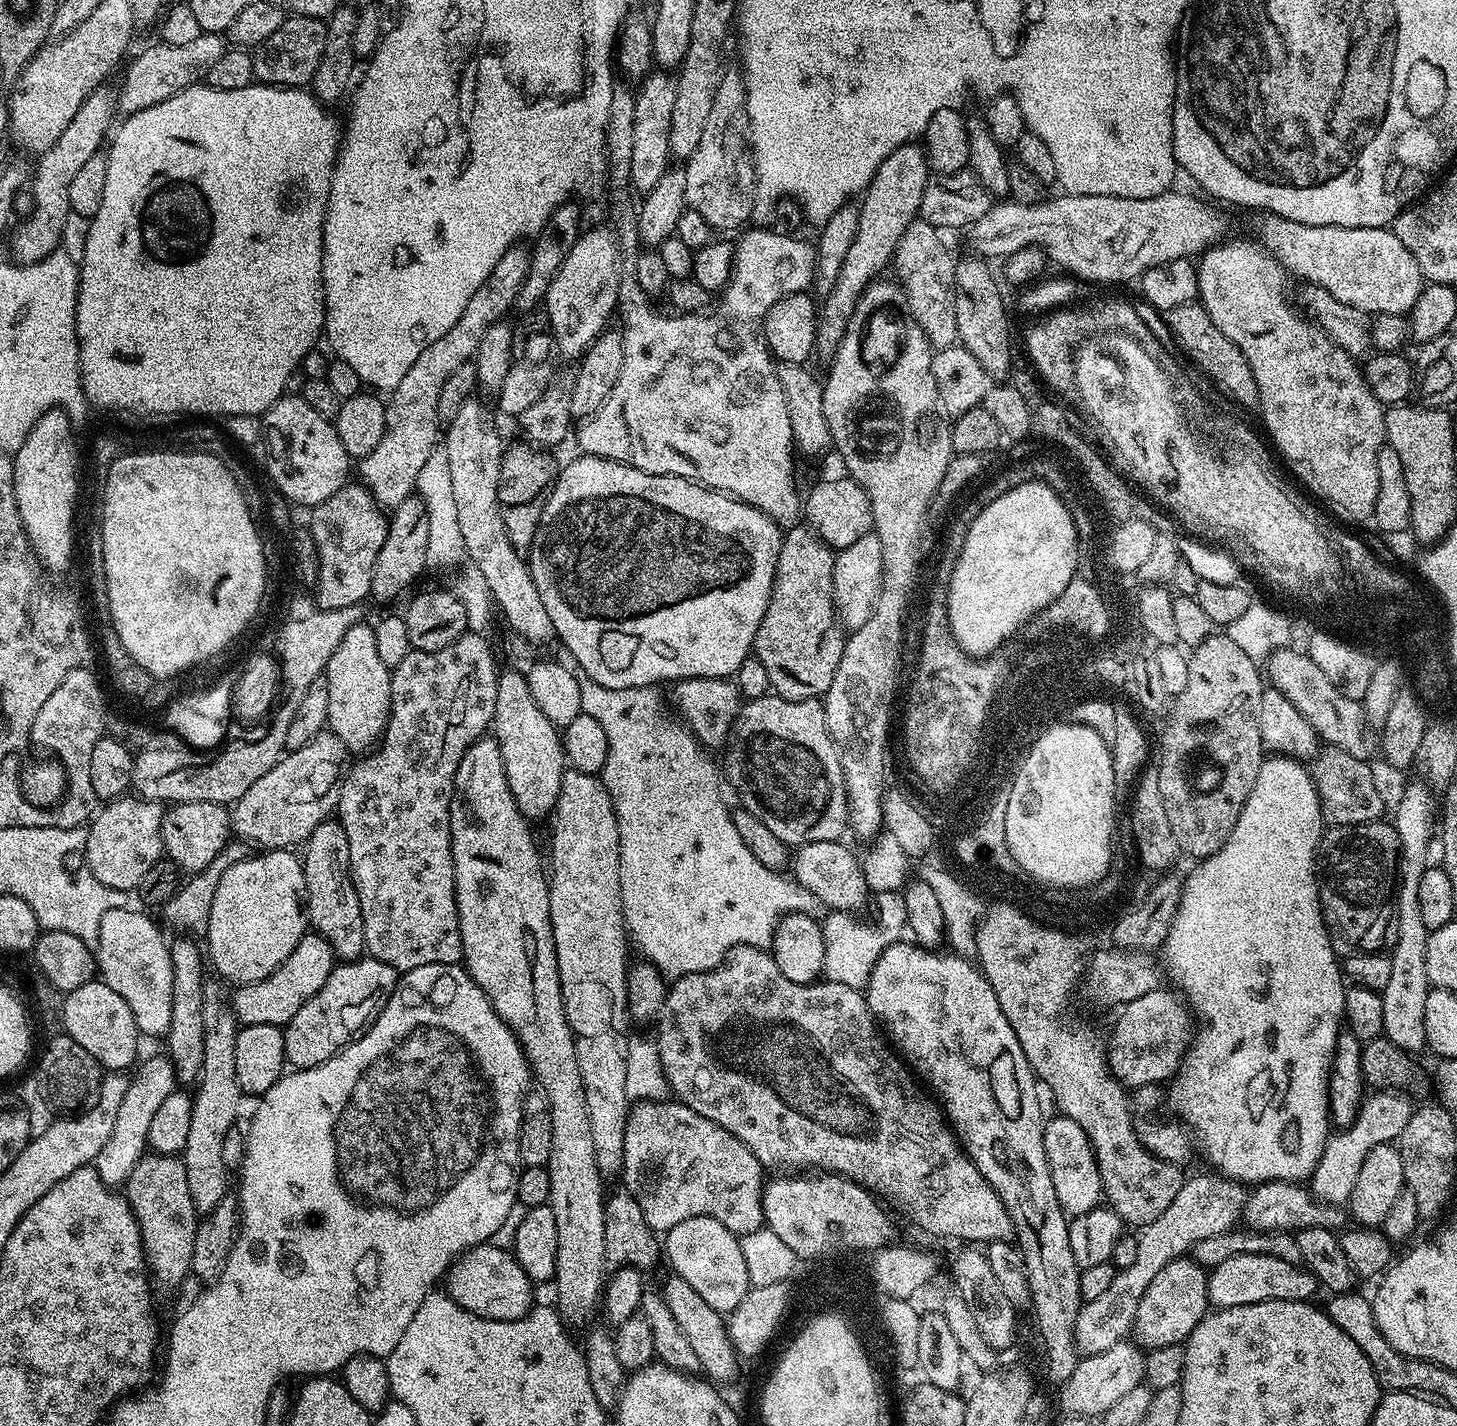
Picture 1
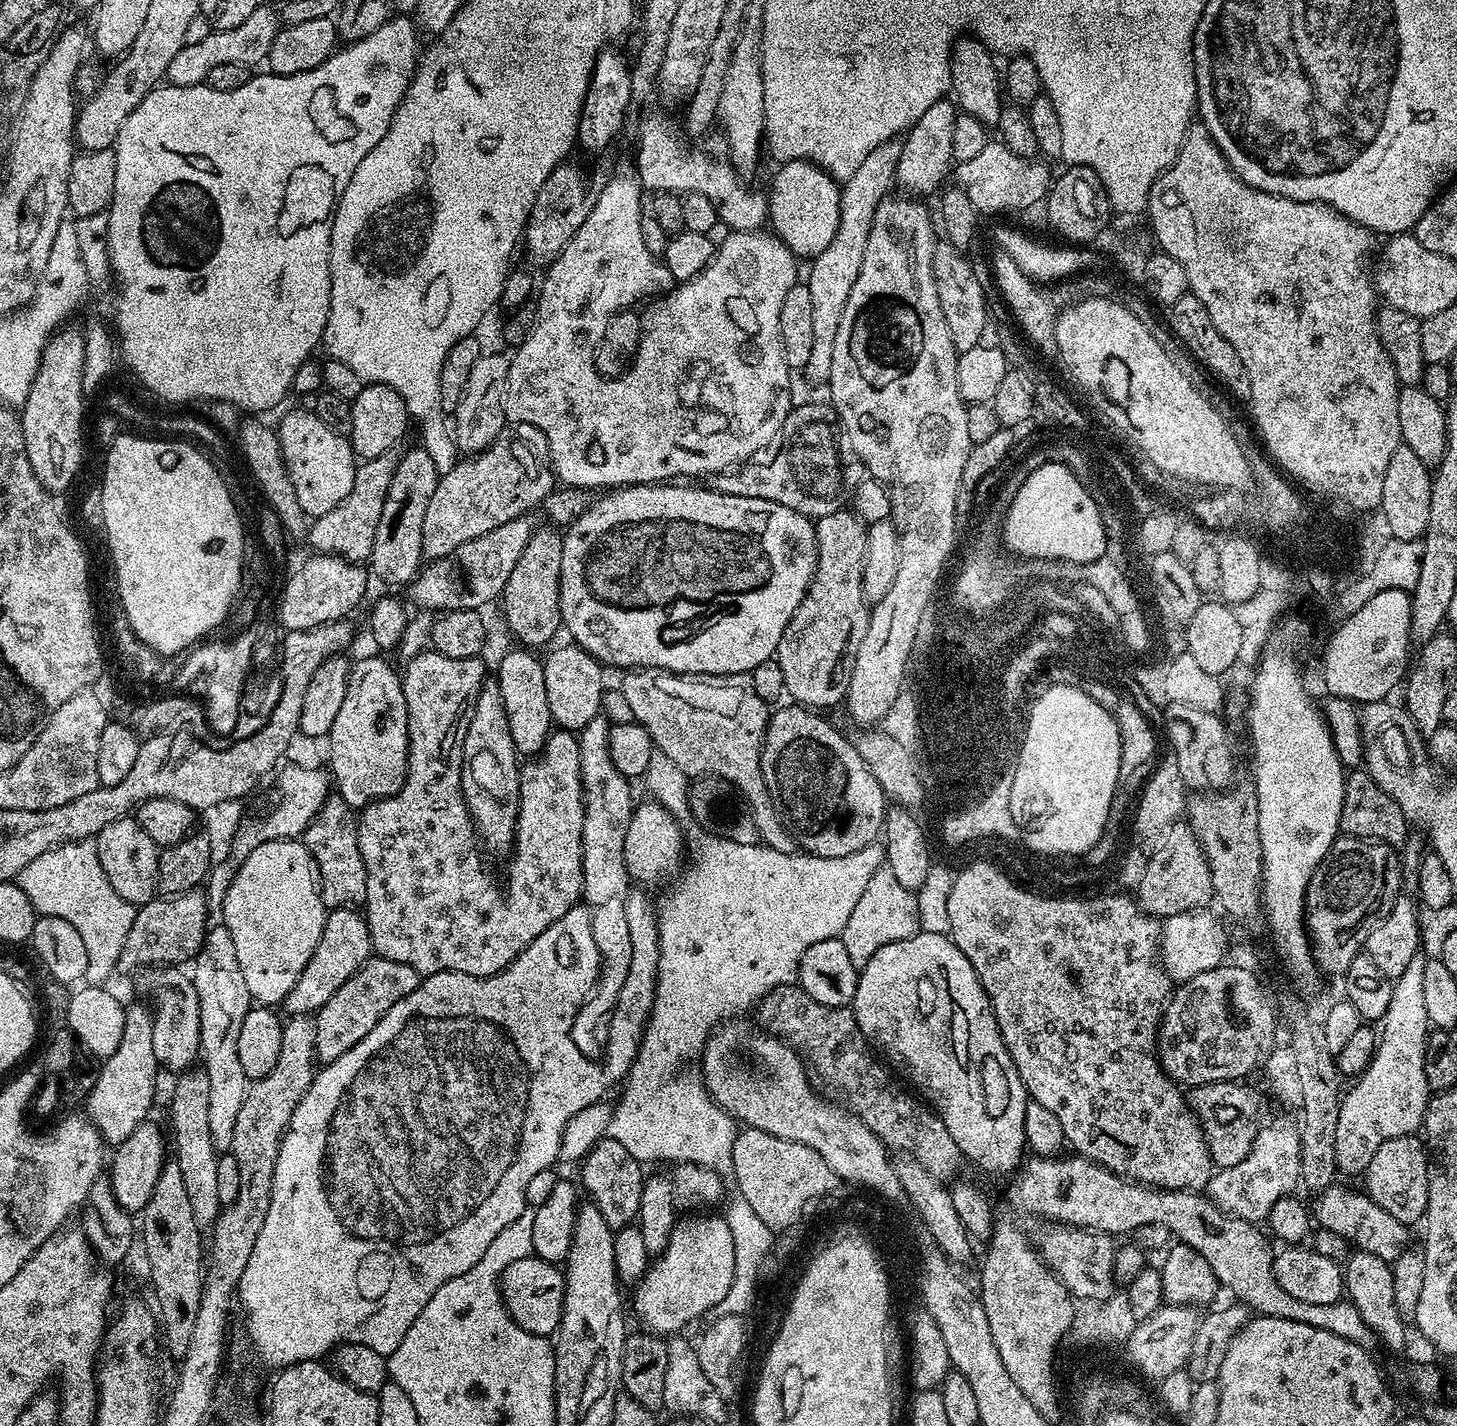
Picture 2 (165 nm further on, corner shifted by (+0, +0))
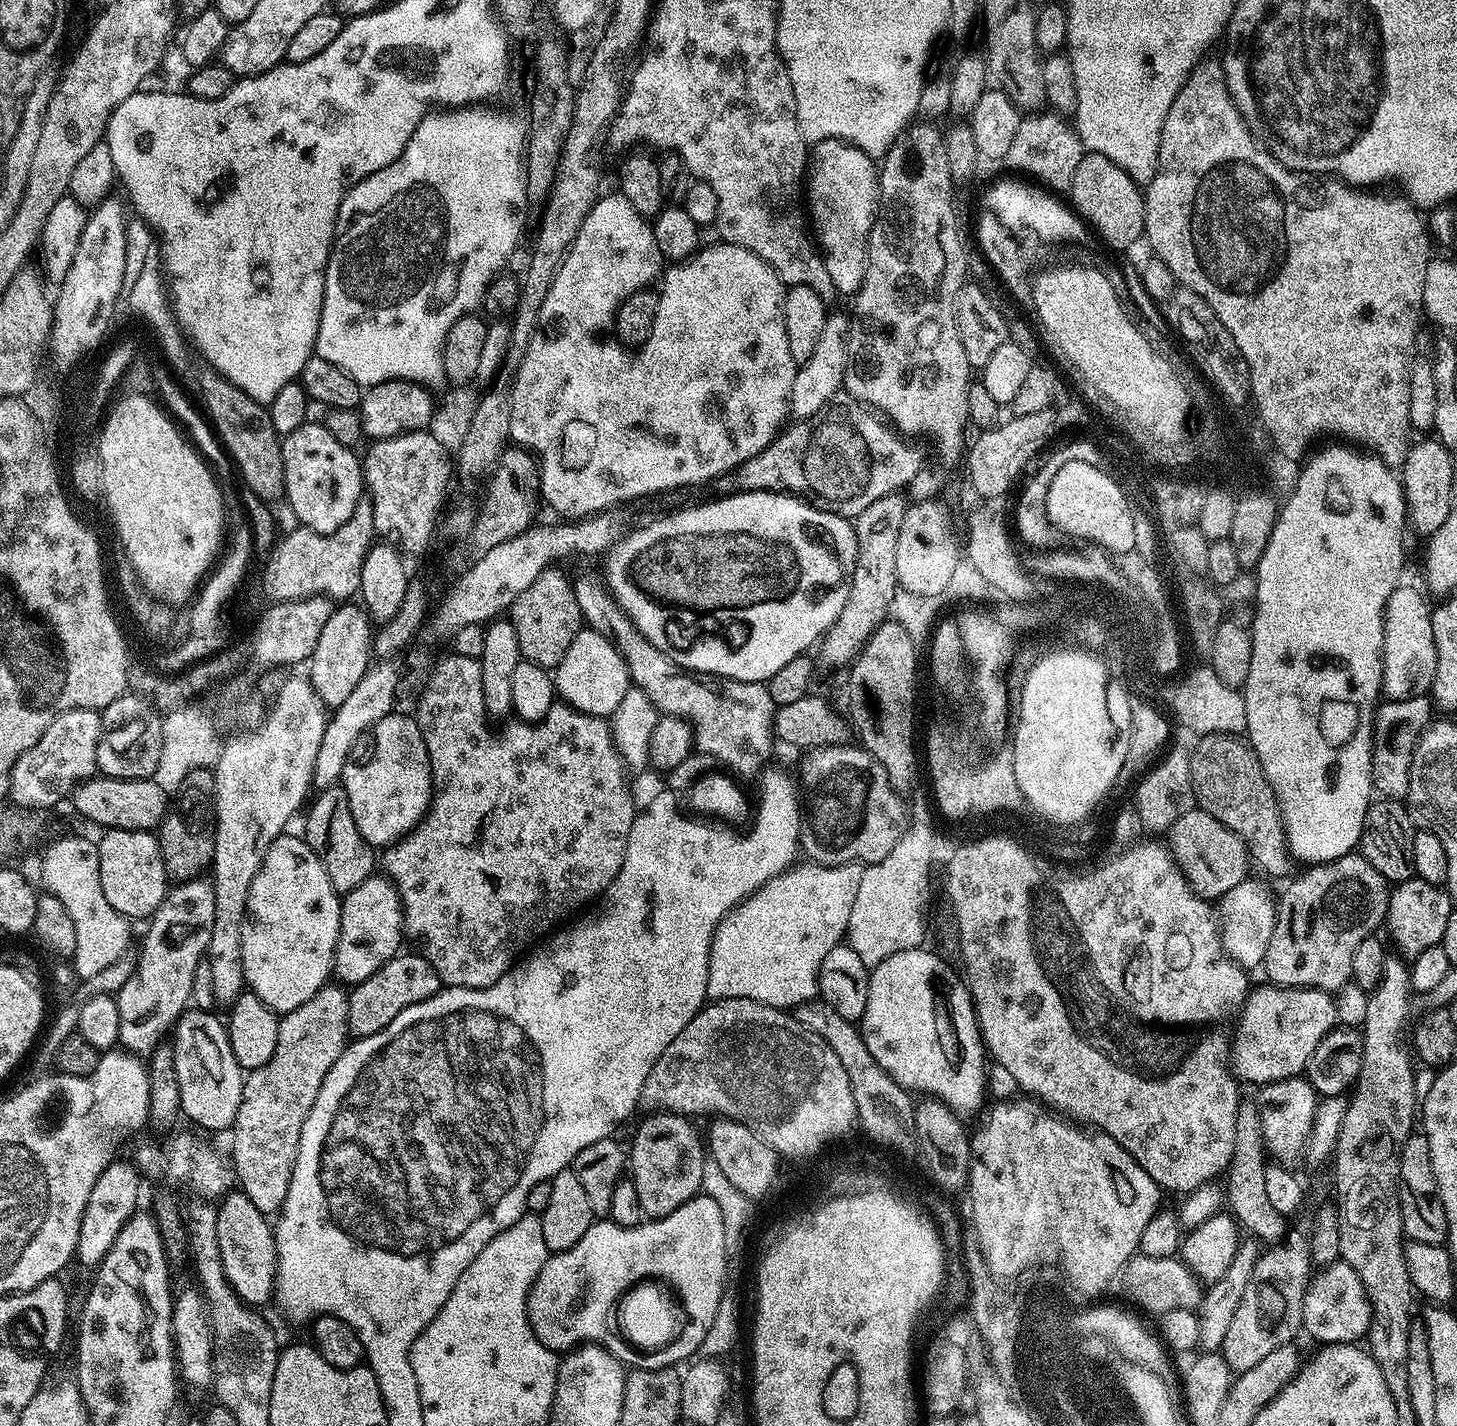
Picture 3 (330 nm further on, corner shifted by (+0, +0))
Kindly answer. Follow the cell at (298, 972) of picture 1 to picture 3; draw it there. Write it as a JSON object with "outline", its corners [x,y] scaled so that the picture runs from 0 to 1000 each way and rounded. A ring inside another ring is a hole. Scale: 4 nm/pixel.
{"outline":[[[256,613],[248,619],[248,621],[243,621],[243,624],[235,626],[233,632],[233,654],[231,661],[231,673],[228,674],[228,680],[231,687],[236,691],[244,691],[247,690],[257,680],[259,680],[265,675],[268,675],[275,667],[275,659],[277,656],[277,641],[275,635],[275,628],[268,617],[261,613]]]}

